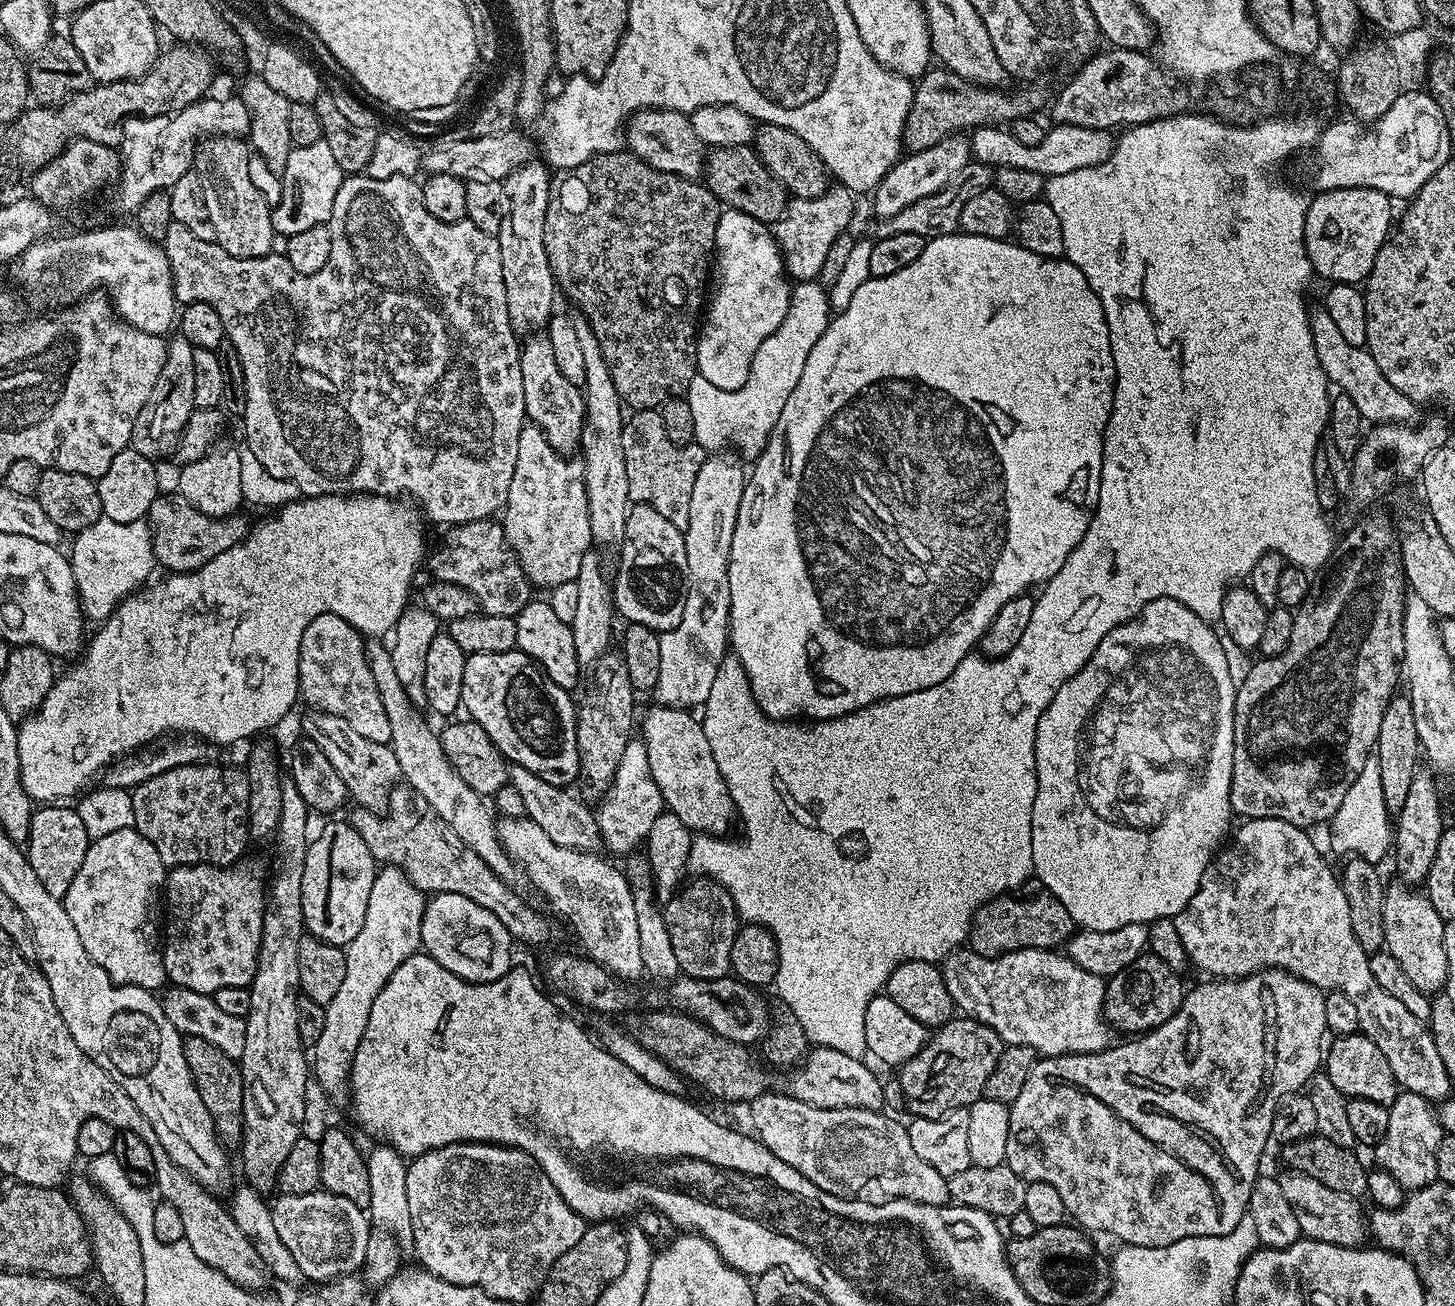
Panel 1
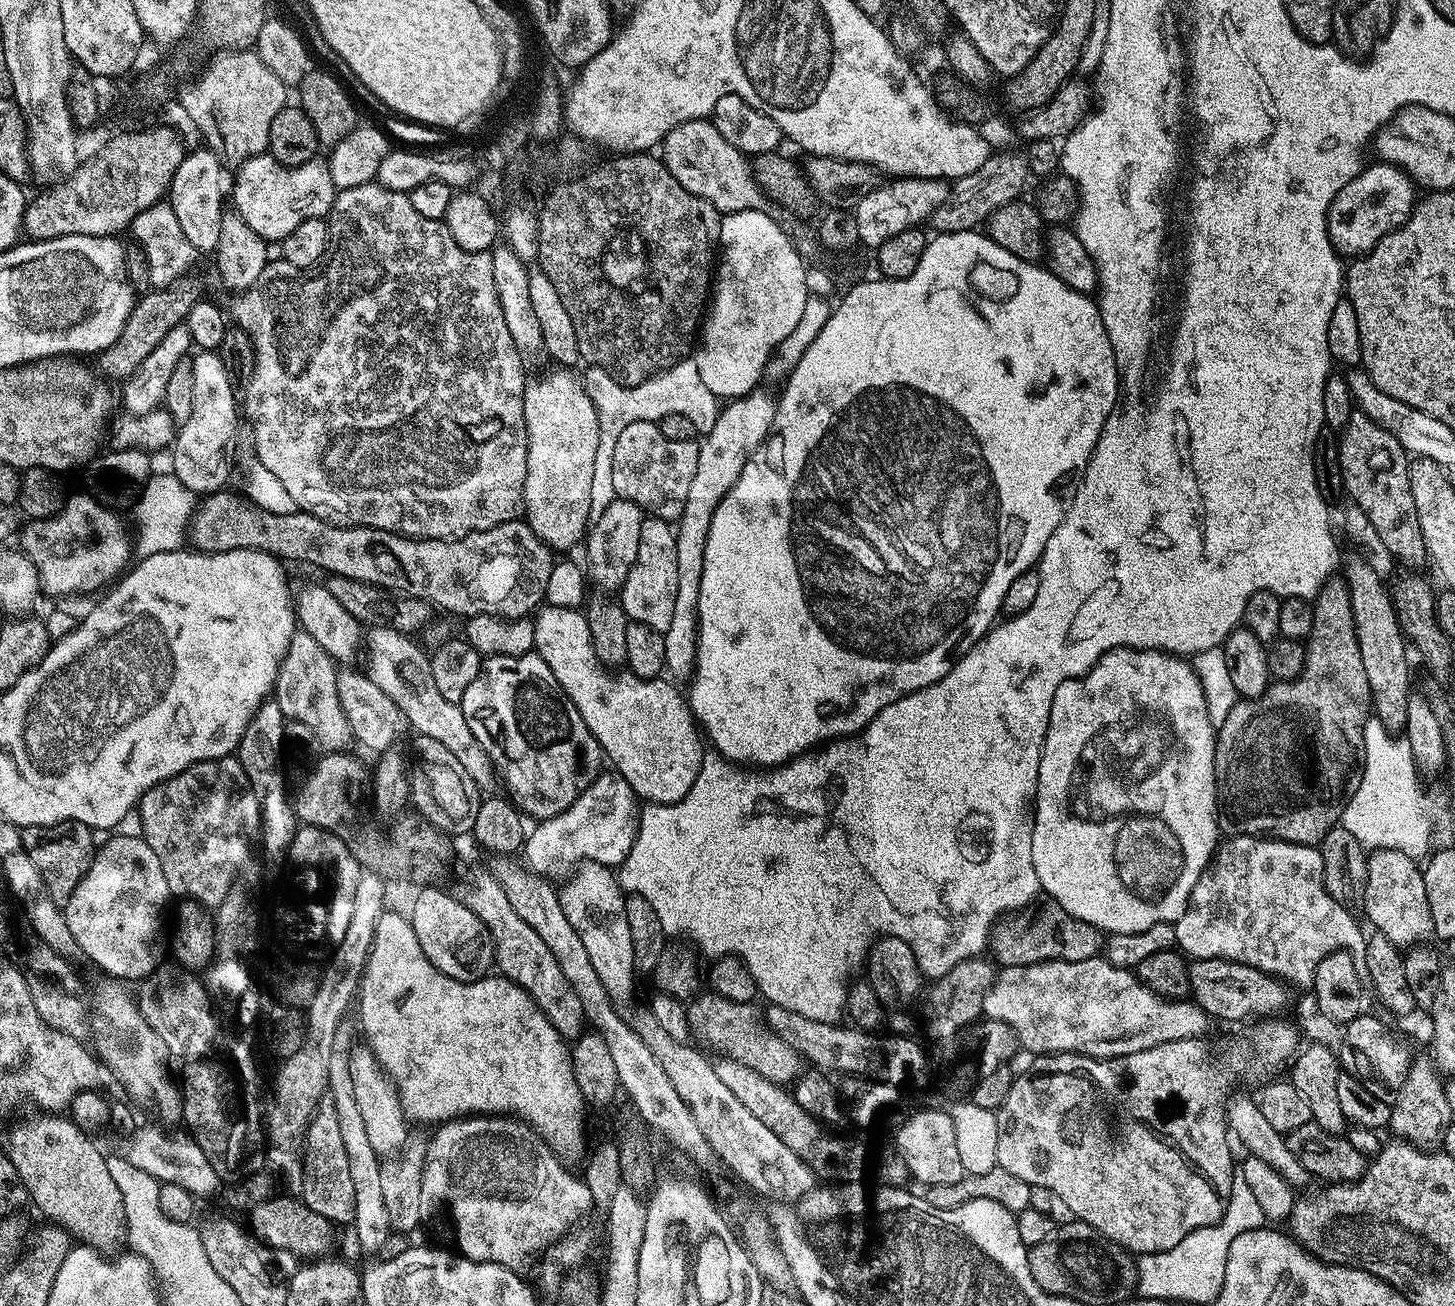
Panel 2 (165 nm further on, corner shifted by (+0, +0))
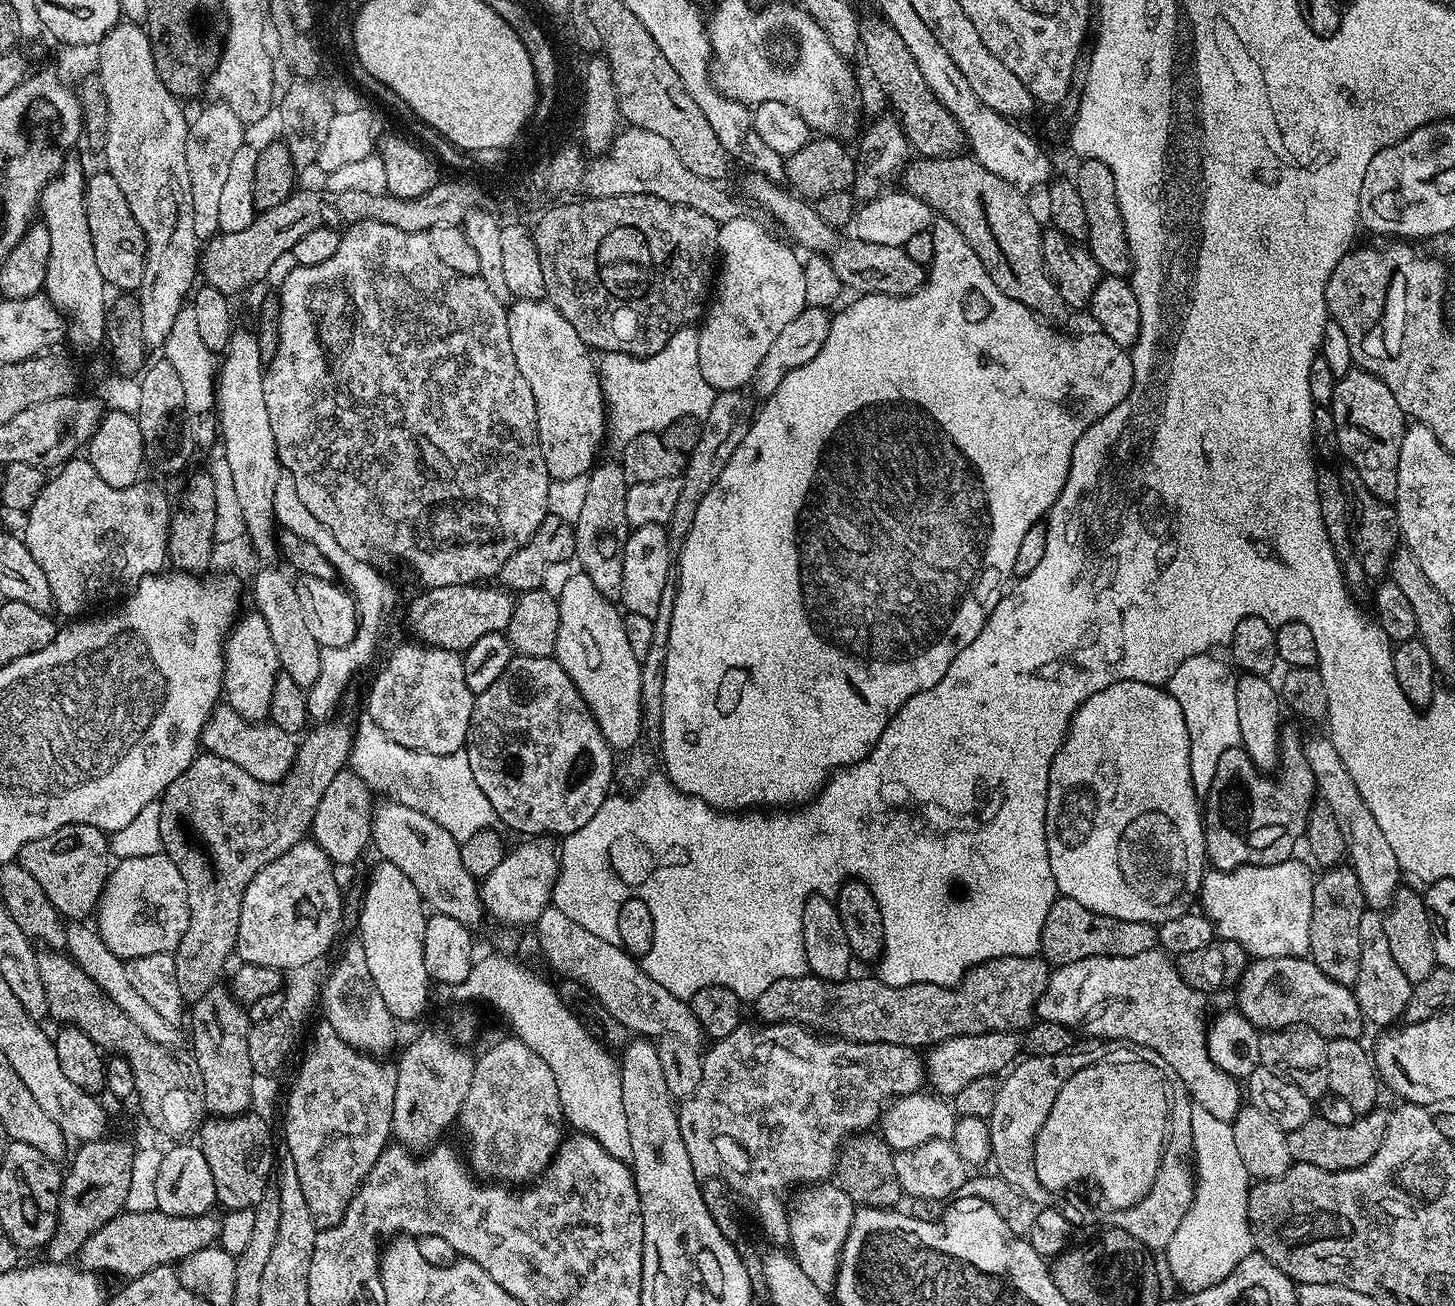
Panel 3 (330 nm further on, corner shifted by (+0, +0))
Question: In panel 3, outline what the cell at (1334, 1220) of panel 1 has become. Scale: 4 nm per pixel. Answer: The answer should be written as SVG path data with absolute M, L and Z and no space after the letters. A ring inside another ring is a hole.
M1163 951L1143 952L1130 958L1121 956L1099 956L1098 958L1082 958L1084 964L1070 962L1061 964L1048 977L1038 999L1034 1004L1034 1012L1041 1021L1058 1023L1072 1028L1084 1024L1100 1008L1100 1016L1092 1020L1096 1028L1100 1028L1100 1036L1104 1040L1129 1040L1140 1048L1149 1048L1156 1056L1161 1056L1172 1067L1172 1072L1188 1087L1188 1092L1195 1104L1202 1110L1210 1110L1214 1118L1233 1121L1242 1107L1242 1088L1237 1077L1223 1072L1210 1058L1208 1053L1209 1017L1204 1017L1204 1000L1201 993L1196 992L1183 980L1177 972L1173 961ZM1064 972L1068 972L1068 1020L1064 1020Z

